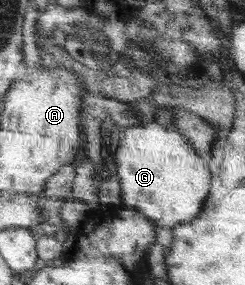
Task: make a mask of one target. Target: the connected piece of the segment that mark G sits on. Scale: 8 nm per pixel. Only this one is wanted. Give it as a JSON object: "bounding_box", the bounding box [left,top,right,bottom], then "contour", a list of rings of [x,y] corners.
{"bounding_box":[113,121,213,228],"contour":[[[158,121],[126,127],[124,141],[113,155],[122,187],[122,203],[133,205],[157,225],[174,228],[205,211],[213,183],[209,160],[177,128]]]}

